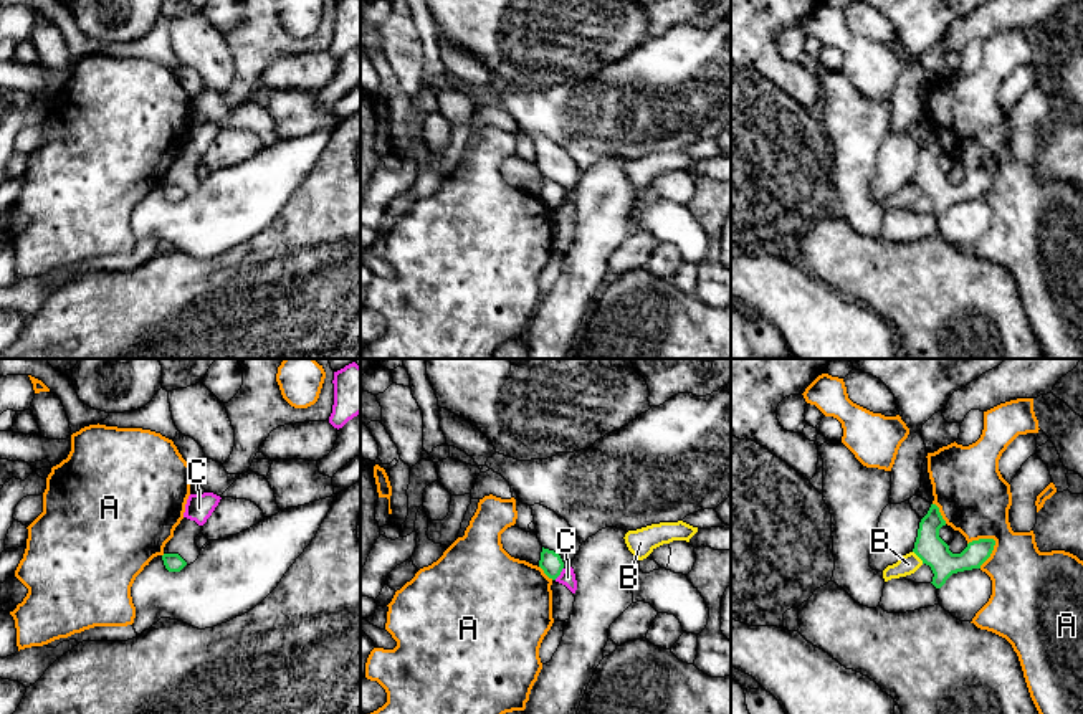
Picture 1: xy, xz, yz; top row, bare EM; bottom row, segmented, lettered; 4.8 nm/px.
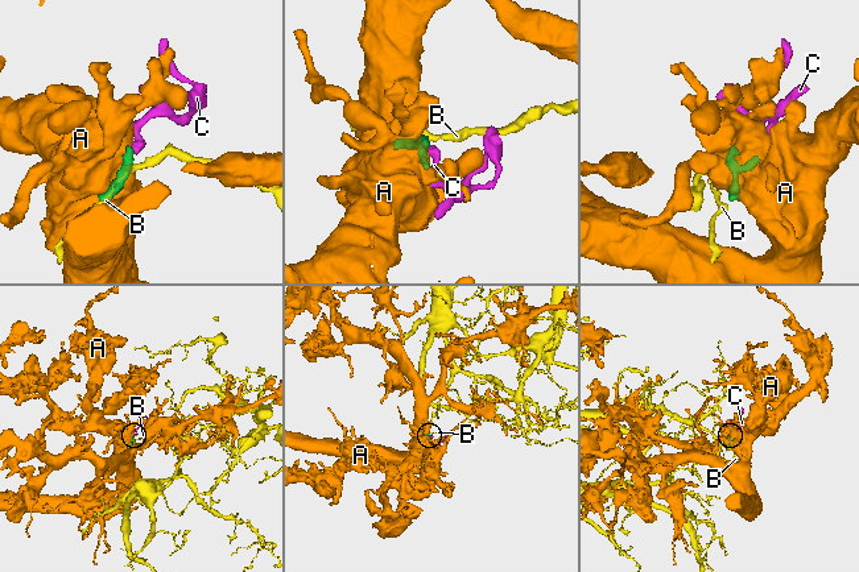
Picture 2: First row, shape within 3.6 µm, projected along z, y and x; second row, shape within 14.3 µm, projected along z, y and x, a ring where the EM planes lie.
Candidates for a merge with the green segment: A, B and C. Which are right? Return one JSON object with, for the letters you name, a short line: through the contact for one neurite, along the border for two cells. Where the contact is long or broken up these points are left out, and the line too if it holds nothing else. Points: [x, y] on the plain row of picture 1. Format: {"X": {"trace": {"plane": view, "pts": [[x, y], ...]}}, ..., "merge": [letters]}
{"merge": []}

